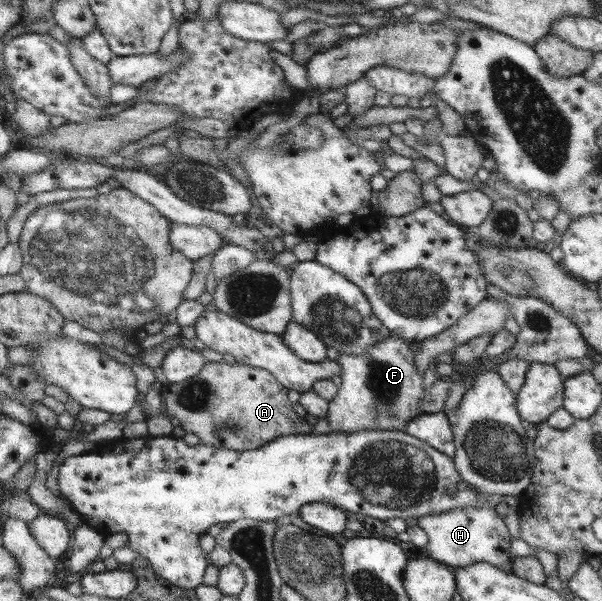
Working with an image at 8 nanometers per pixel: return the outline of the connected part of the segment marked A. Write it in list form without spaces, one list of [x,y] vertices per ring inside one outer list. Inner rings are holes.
[[[225,360],[220,363],[211,361],[199,376],[169,385],[165,393],[167,415],[178,418],[186,432],[199,436],[203,444],[240,452],[251,451],[263,448],[283,436],[311,435],[315,430],[315,425],[309,424],[305,417],[299,416],[297,410],[293,409],[295,403],[289,400],[289,391],[290,388],[267,369],[255,368],[239,362],[230,364]]]

